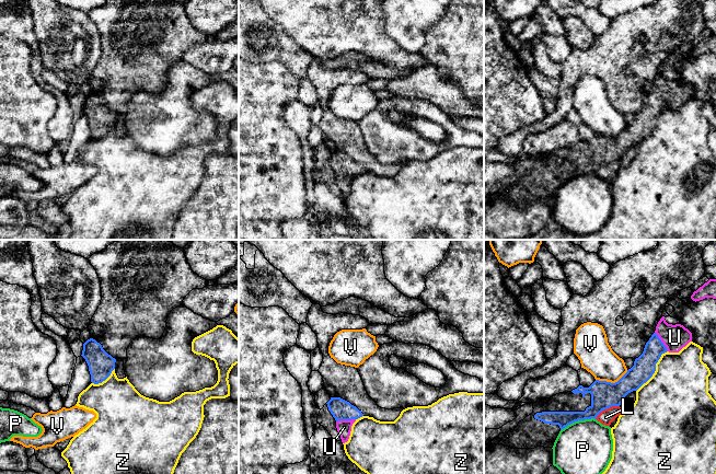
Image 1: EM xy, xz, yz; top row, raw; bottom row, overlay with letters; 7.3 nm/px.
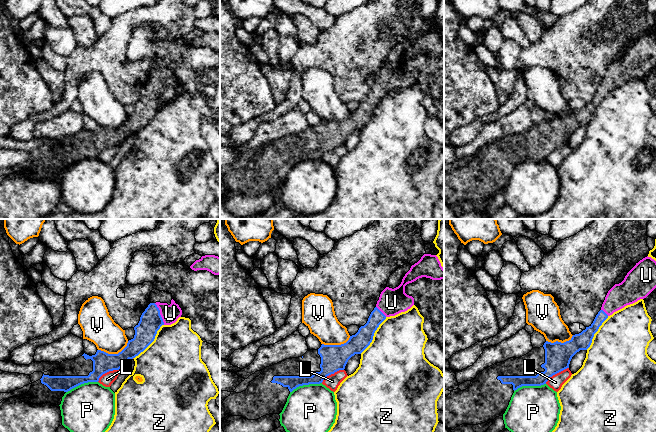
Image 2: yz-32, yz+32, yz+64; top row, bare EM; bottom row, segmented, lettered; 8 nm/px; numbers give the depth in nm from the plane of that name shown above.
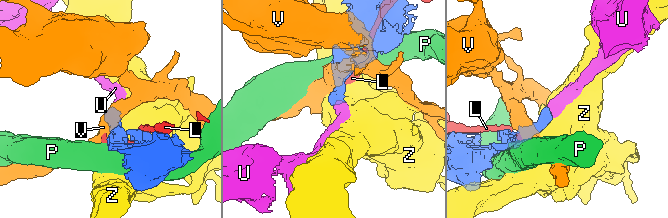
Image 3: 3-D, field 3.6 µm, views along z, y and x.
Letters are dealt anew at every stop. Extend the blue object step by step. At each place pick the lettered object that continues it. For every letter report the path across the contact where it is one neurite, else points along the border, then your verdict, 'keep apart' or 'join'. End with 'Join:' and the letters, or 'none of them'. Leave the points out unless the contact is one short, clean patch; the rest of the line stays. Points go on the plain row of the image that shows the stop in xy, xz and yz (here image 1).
L: keep apart
P: keep apart
U: runs through xz (341, 164), (345, 169), (345, 174), (344, 182); join
V: border along yz (627, 125), (614, 137), (596, 135); keep apart
Z: border along yz (667, 105), (656, 118), (655, 127), (636, 146); keep apart
Join: U

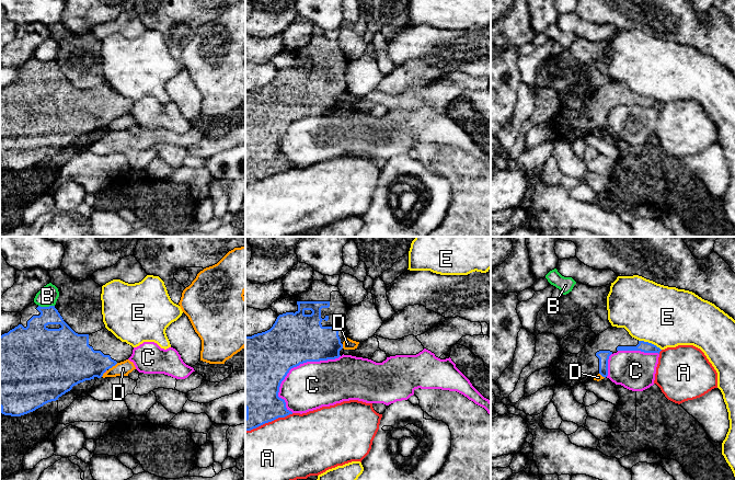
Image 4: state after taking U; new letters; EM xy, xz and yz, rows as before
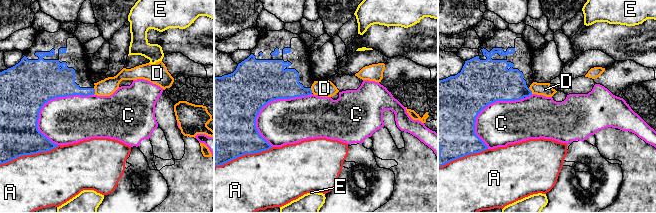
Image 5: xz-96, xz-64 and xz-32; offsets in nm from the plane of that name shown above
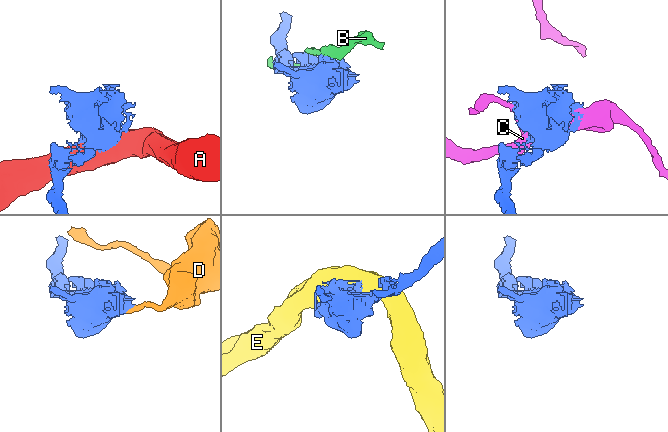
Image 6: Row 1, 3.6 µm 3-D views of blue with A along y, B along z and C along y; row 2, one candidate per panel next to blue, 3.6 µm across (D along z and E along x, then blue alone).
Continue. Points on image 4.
A: keep apart
B: keep apart
C: keep apart
D: border along xy (117, 117), (108, 124); keep apart
E: keep apart
Join: none of them

